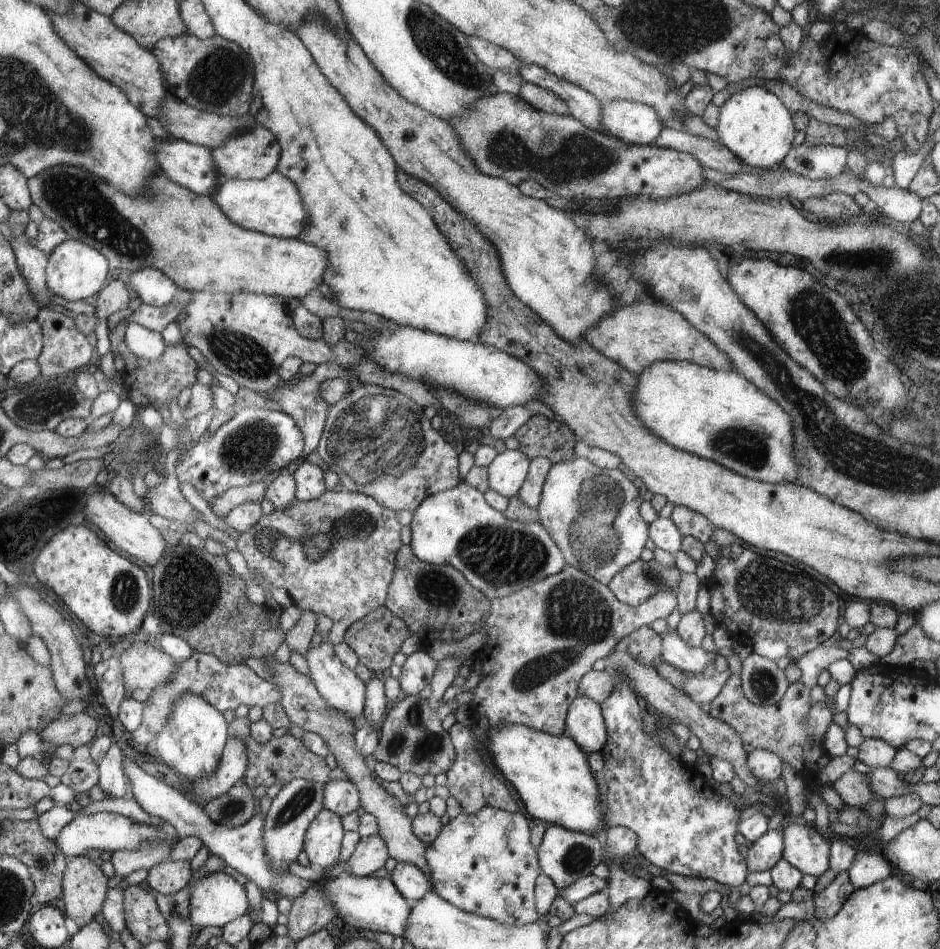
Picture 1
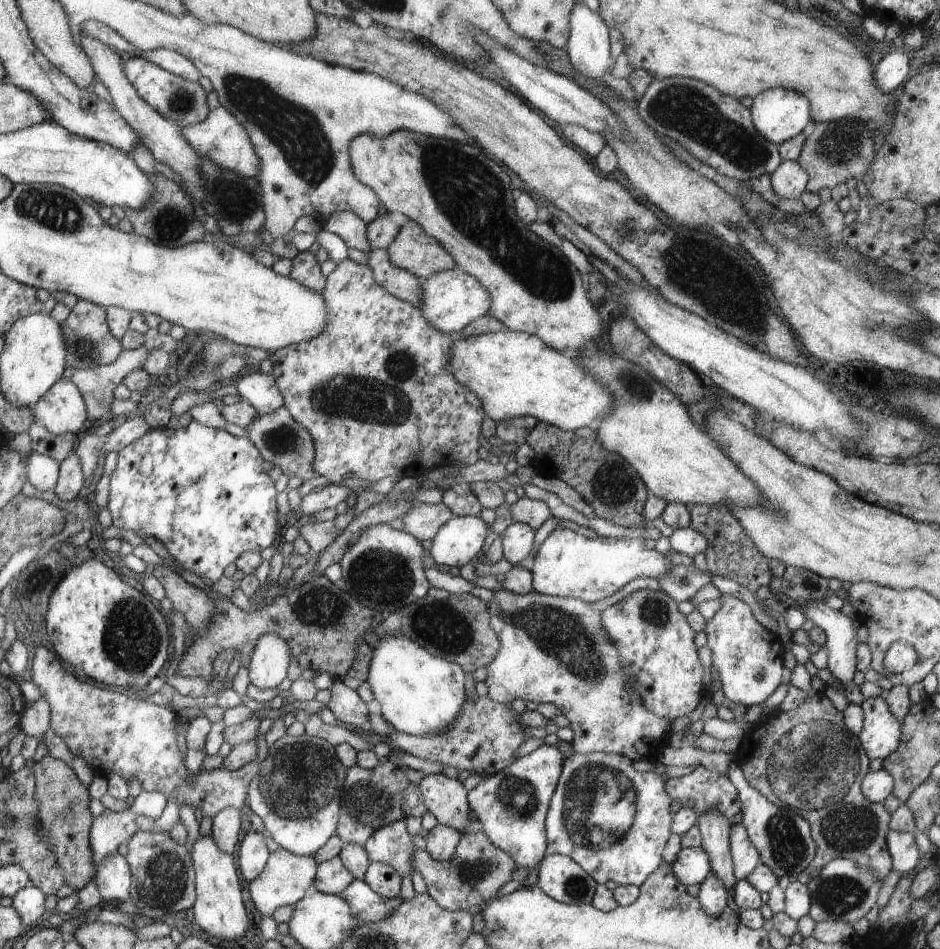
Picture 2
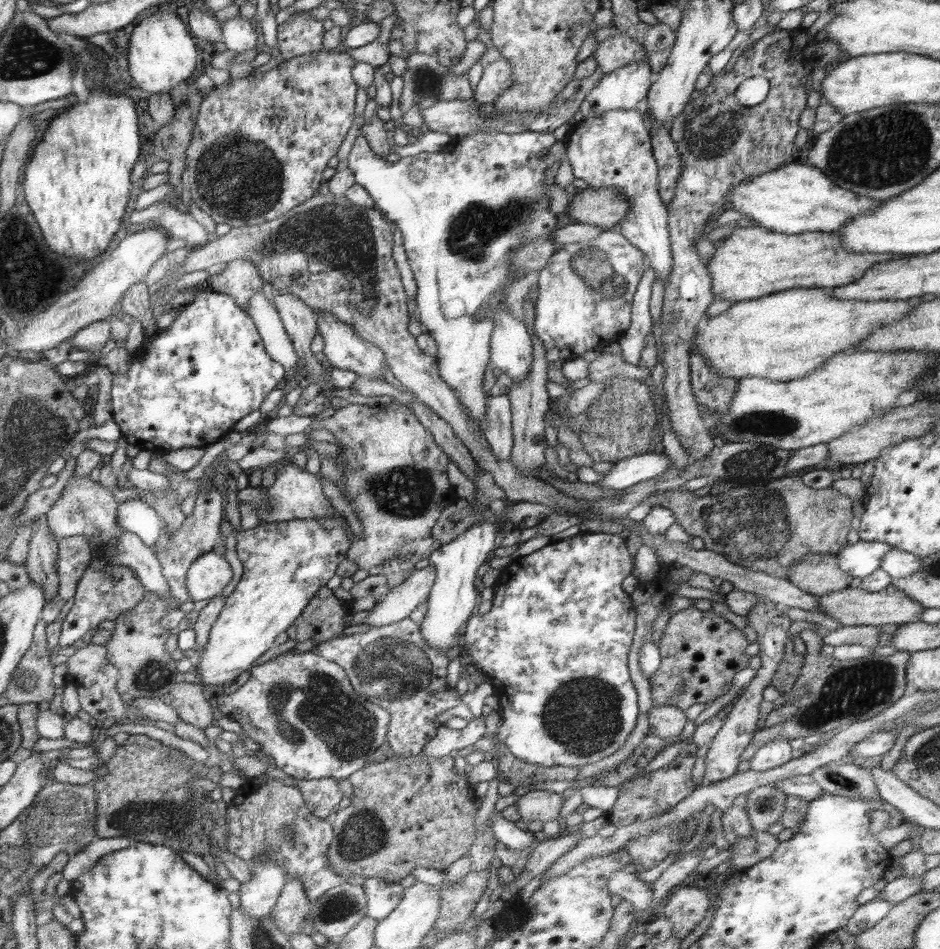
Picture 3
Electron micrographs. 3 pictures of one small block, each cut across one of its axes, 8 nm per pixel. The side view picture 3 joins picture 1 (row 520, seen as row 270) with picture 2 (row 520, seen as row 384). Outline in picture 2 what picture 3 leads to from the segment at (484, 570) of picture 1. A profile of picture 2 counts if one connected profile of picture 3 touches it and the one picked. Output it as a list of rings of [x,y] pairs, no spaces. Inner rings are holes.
[[[453,516],[428,544],[434,562],[440,566],[458,566],[470,563],[483,550],[488,526],[480,516]]]

